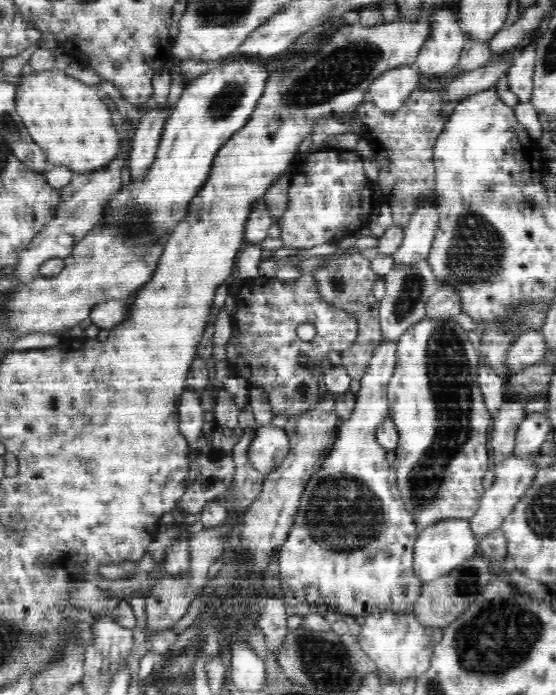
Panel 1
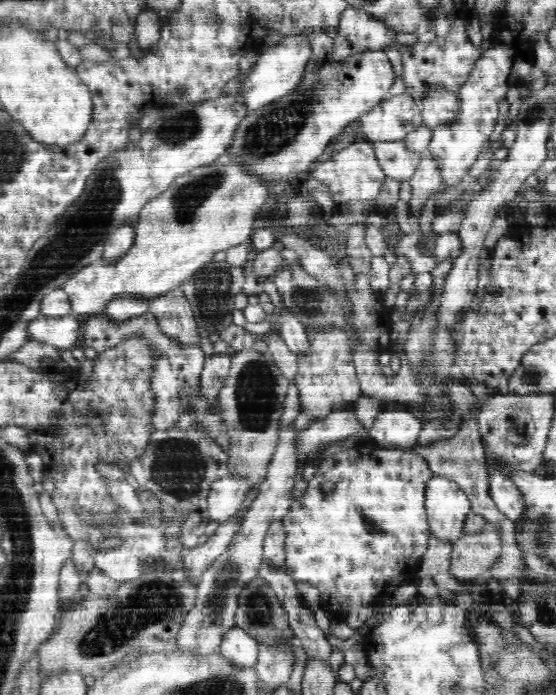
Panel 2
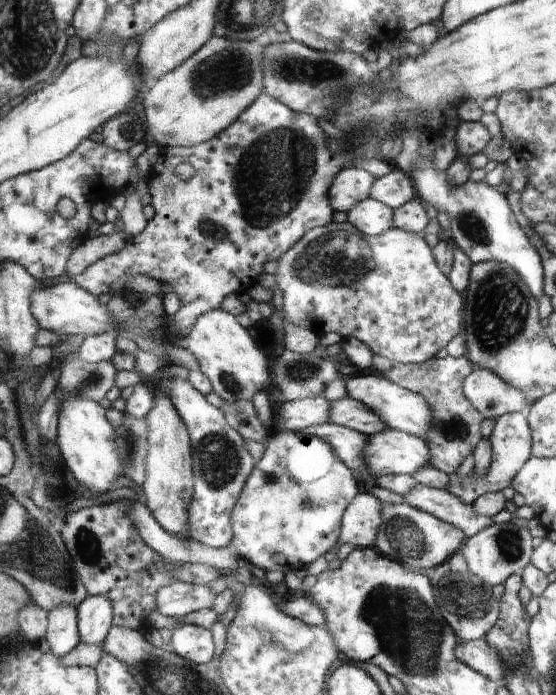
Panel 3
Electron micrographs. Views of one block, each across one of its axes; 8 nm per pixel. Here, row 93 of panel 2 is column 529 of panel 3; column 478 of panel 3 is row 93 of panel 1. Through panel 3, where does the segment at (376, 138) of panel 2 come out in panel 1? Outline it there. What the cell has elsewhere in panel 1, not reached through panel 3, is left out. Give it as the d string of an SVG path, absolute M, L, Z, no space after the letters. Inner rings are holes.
M398 65L376 77L364 100L374 102L386 113L394 112L402 106L408 94L420 88L422 82L423 78L414 66Z

